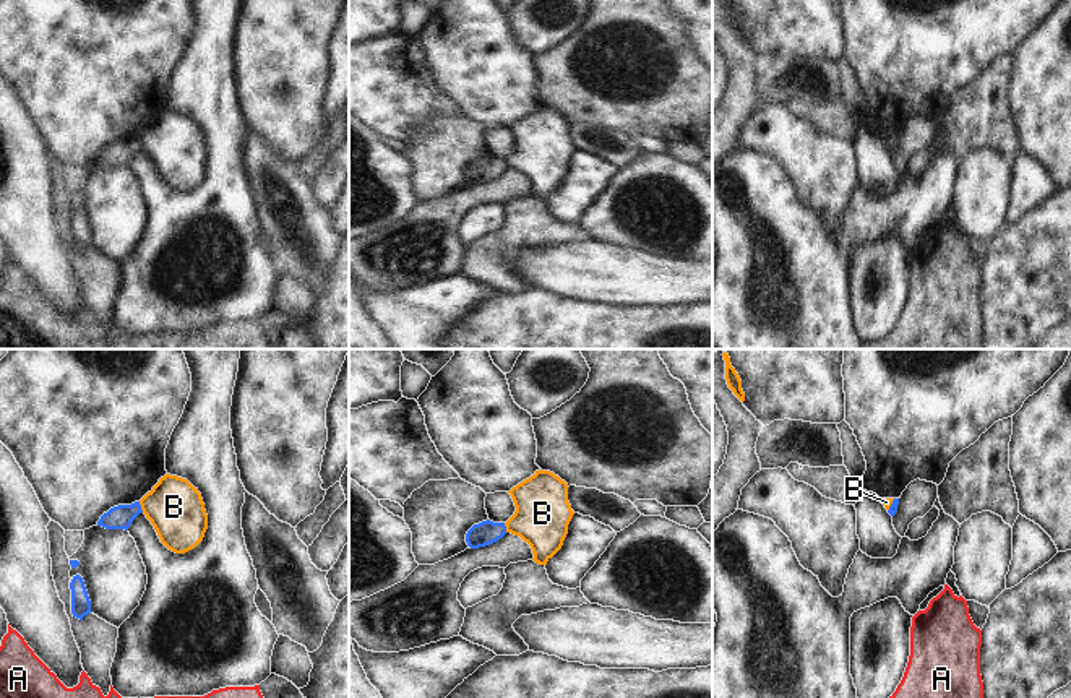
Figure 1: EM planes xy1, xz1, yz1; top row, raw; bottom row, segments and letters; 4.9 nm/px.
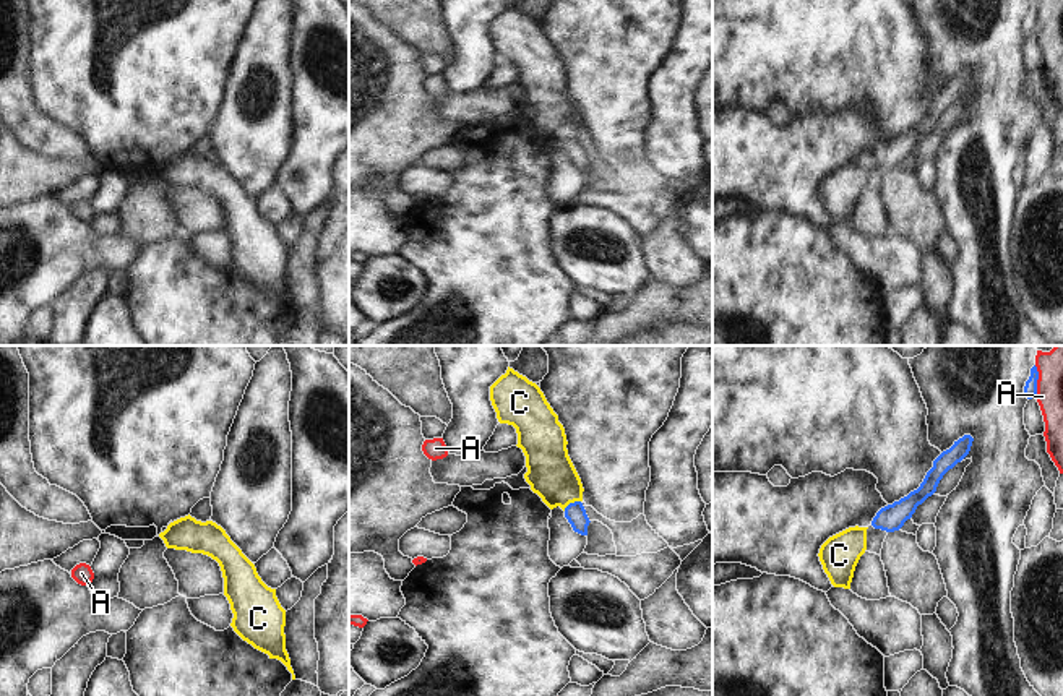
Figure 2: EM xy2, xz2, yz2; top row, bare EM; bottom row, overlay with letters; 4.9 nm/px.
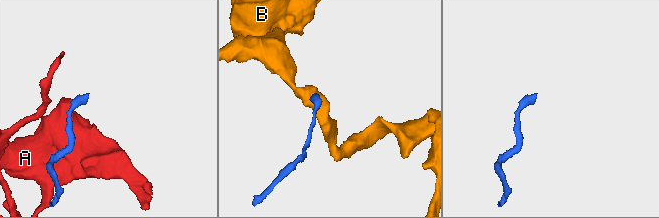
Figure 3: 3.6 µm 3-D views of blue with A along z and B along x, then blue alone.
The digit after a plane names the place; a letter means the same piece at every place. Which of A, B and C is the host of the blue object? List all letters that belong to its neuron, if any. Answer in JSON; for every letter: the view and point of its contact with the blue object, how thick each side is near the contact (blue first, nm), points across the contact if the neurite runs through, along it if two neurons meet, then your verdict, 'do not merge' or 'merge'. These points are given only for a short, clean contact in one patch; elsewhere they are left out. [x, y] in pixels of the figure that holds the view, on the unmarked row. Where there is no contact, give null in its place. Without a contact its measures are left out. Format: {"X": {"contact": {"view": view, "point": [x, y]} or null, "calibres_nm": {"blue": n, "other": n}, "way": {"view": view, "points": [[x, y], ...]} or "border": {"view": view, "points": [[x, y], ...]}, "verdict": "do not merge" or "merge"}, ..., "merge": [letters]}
{"A": {"contact": {"view": "yz2", "point": [1036, 18]}, "calibres_nm": {"blue": 60, "other": 130}, "verdict": "do not merge"}, "B": {"contact": {"view": "xy1", "point": [140, 143]}, "calibres_nm": {"blue": 120, "other": 280}, "border": {"view": "xy1", "points": [[138, 138], [143, 148]]}, "verdict": "do not merge"}, "C": {"contact": {"view": "xz2", "point": [572, 140]}, "calibres_nm": {"blue": 100, "other": 240}, "way": {"view": "xz2", "points": [[575, 150], [572, 140], [550, 109]]}, "verdict": "merge"}, "merge": ["C"]}

